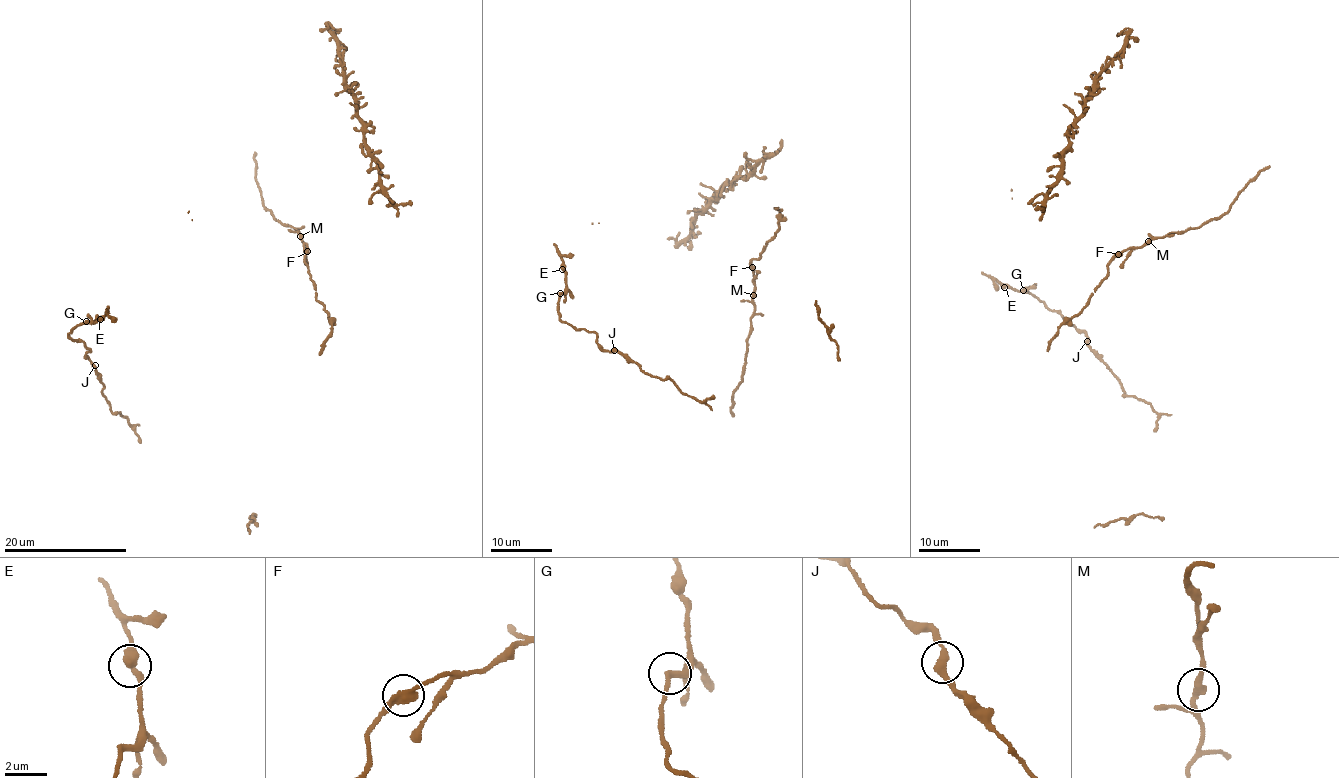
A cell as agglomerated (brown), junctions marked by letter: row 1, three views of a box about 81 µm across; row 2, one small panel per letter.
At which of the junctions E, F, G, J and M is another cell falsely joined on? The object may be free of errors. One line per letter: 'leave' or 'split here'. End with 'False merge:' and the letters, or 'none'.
E: leave
F: leave
G: leave
J: leave
M: leave
False merge: none

